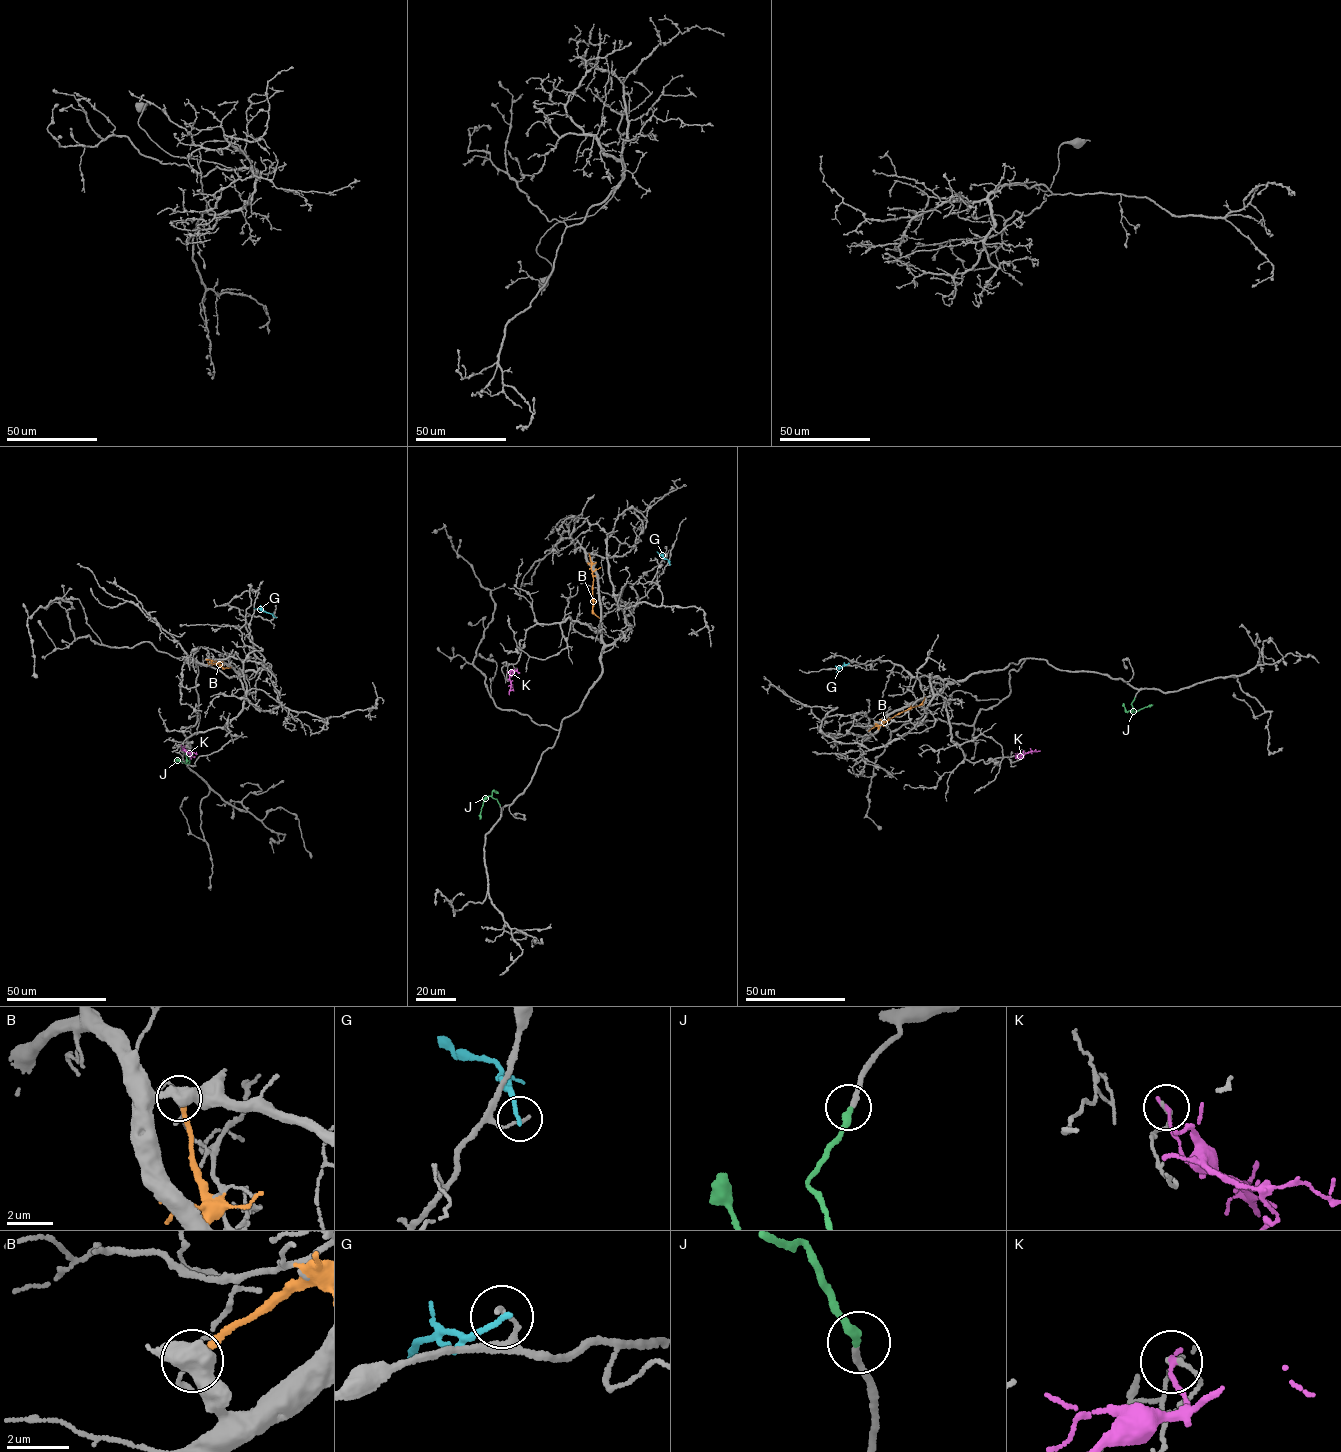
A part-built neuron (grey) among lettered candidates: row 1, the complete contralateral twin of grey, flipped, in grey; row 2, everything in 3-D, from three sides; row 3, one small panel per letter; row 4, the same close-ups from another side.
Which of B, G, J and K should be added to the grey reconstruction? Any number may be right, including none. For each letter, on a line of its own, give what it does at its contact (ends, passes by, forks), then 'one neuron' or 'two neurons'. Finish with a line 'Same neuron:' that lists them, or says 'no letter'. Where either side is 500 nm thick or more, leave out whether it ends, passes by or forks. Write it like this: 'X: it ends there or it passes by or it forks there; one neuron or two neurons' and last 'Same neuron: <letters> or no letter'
B: it ends there; two neurons
G: it ends there; two neurons
J: it ends there; one neuron
K: it ends there; two neurons
Same neuron: J

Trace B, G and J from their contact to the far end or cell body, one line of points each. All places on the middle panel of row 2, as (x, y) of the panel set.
B: (589, 553), (593, 579), (593, 612), (599, 618)
G: (670, 564), (657, 552)
J: (500, 805), (496, 799), (485, 798), (480, 819)

